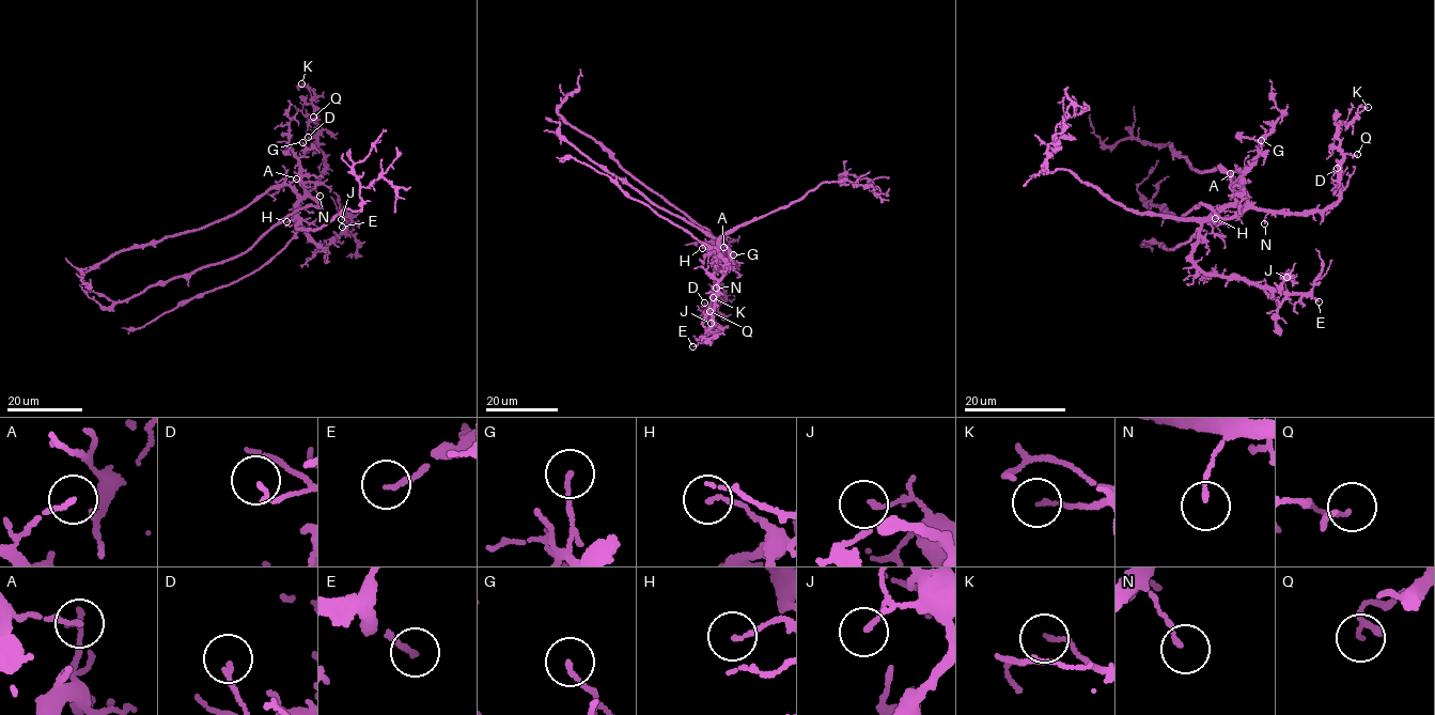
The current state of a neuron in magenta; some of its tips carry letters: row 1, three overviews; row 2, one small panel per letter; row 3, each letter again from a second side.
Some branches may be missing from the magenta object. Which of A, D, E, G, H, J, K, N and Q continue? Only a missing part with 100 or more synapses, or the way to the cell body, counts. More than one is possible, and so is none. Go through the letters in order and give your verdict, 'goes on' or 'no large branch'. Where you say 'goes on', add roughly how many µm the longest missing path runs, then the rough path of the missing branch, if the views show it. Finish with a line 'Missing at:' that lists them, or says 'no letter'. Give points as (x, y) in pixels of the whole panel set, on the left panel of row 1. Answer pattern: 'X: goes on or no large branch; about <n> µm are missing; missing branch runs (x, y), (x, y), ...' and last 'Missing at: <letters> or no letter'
A: no large branch
D: no large branch
E: goes on; about 25 µm are missing; missing branch runs (342, 227), (351, 241), (340, 227), (330, 234), (322, 234)
G: no large branch
H: no large branch
J: no large branch
K: no large branch
N: no large branch
Q: no large branch
Missing at: E

